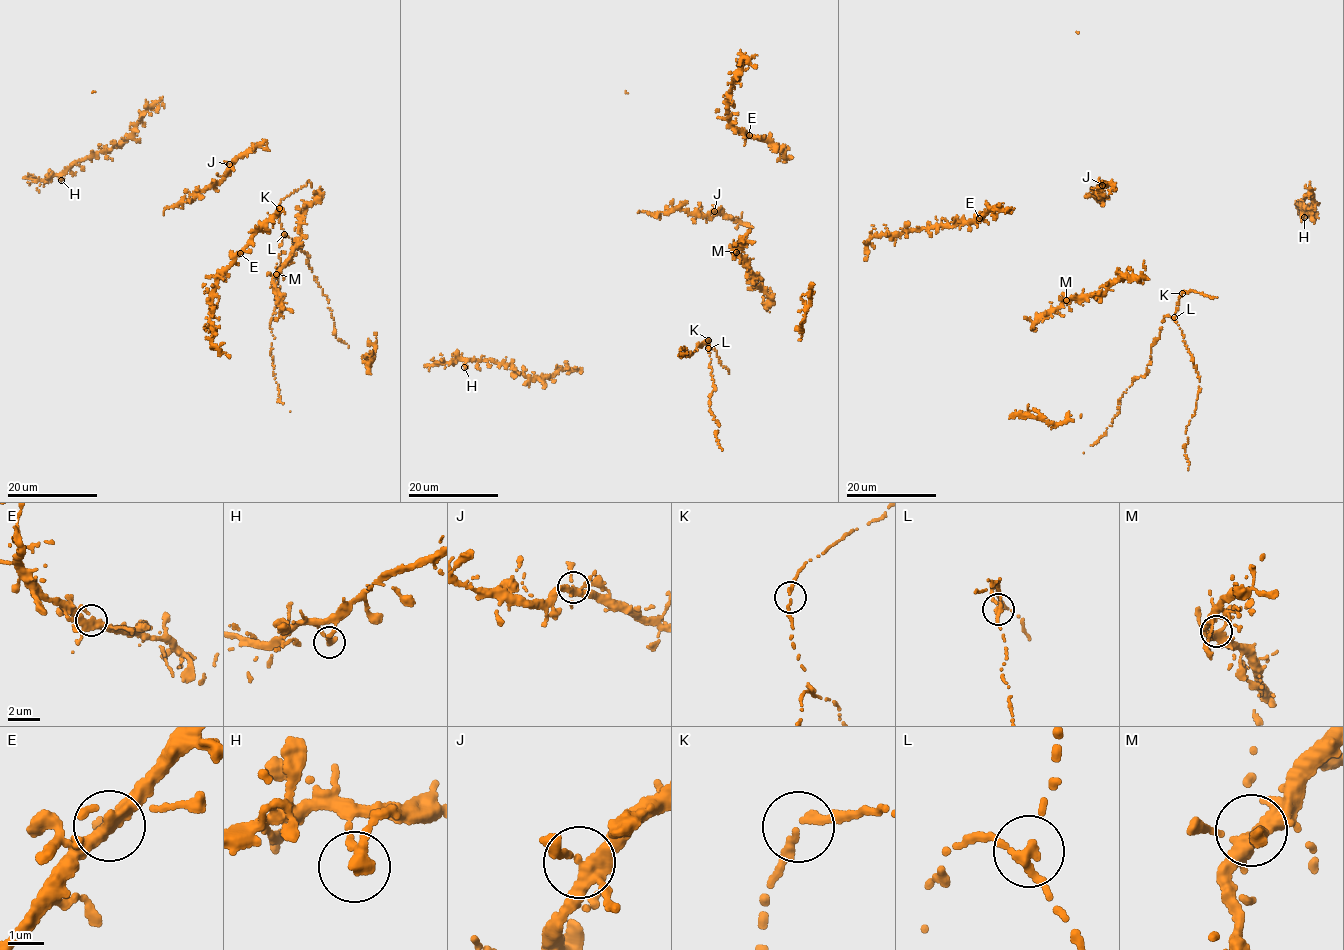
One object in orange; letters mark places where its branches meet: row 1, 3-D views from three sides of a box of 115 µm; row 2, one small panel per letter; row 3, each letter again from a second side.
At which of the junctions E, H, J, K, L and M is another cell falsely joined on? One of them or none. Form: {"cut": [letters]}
{"cut": []}

